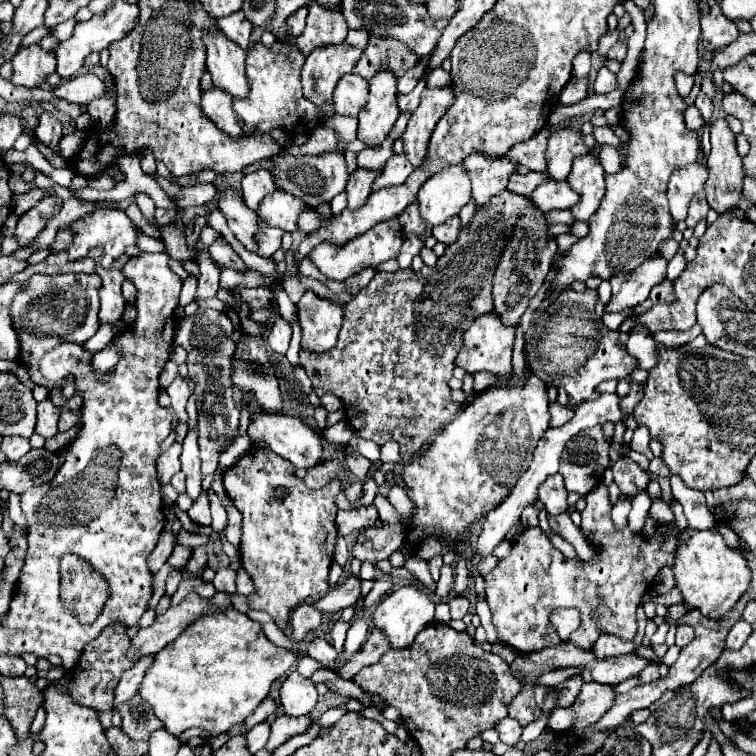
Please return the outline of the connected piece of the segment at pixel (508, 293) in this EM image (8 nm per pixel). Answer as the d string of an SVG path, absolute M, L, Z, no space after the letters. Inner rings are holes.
M531 205L527 211L523 211L511 235L511 241L505 245L503 255L499 259L499 267L493 279L493 313L499 315L499 319L503 319L503 323L509 327L521 321L521 315L525 313L529 301L541 289L545 275L551 269L553 257L557 253L557 241L549 235L547 229L547 215L535 205Z

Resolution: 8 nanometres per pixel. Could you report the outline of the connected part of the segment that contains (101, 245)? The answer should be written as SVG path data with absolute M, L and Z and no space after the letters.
M97 209L95 213L89 213L77 221L71 223L71 231L75 231L75 239L71 241L71 247L67 247L67 255L71 261L79 261L83 257L93 259L97 265L103 267L111 267L111 263L123 255L125 247L135 245L137 241L137 227L129 221L129 217L119 209L119 211L111 211L111 209Z

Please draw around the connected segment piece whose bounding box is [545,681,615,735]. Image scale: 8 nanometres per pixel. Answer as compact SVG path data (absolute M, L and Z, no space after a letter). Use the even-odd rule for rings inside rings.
M597 681L585 683L573 707L567 707L567 709L557 707L555 711L551 711L551 717L545 729L551 735L585 729L587 725L597 723L605 715L605 711L613 705L613 699L615 695L611 685L601 685Z

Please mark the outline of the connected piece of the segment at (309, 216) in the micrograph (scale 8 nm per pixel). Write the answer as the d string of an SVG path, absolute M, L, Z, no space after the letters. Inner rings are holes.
M311 209L311 211L303 211L303 215L299 217L299 229L305 231L305 233L315 231L315 229L321 227L323 223L325 223L325 221L319 219L319 215L315 213L315 209Z

